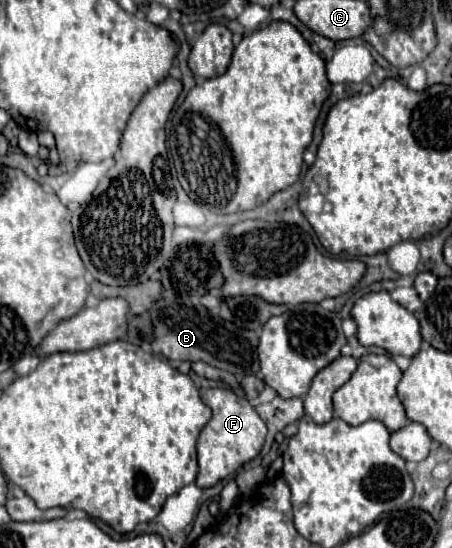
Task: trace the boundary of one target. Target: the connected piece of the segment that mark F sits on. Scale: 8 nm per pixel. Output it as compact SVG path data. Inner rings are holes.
M207 389L203 391L201 399L211 407L213 417L203 427L199 439L197 439L197 455L199 455L199 473L197 473L197 485L199 487L213 487L221 479L233 475L241 465L257 457L257 453L263 447L267 427L263 419L257 415L257 411L249 405L247 397L239 397L231 389Z

